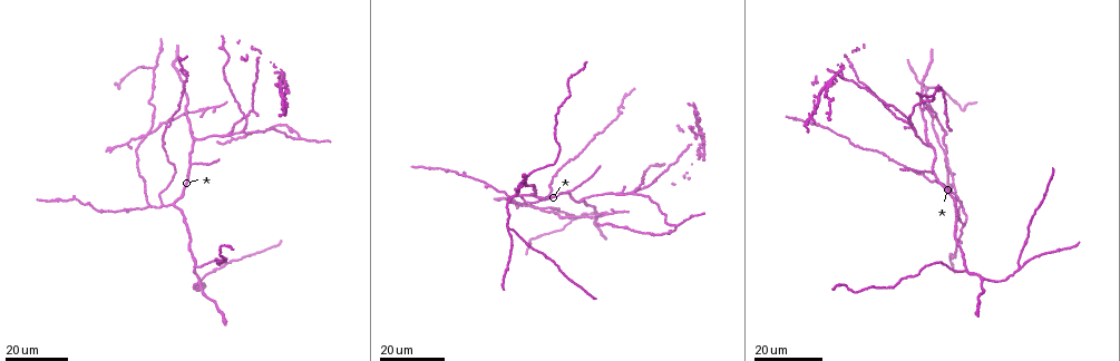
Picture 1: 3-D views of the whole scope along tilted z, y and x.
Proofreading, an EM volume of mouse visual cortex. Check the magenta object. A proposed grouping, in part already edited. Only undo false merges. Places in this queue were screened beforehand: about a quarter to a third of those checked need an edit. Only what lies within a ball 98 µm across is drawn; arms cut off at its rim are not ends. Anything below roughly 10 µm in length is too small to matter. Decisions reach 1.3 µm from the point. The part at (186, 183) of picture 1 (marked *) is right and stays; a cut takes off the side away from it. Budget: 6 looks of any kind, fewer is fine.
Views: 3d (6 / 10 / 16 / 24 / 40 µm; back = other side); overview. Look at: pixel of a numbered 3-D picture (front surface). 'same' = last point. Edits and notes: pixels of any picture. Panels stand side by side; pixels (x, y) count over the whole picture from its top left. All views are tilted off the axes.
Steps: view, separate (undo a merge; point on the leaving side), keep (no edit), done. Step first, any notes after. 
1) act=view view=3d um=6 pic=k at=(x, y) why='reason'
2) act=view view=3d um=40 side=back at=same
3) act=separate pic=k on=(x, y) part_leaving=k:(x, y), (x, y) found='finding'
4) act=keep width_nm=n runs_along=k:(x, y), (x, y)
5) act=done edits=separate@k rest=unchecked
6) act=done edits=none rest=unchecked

act=view view=3d um=24 pic=1 at=(528, 196) why='a fork'

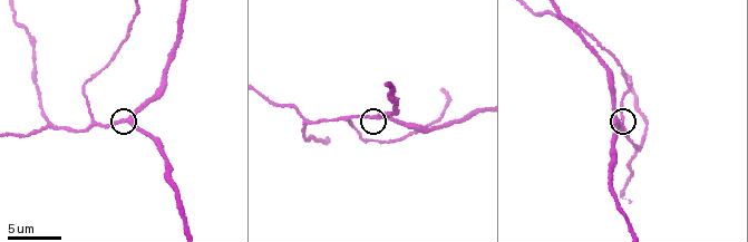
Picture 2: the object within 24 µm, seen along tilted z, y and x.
act=view view=3d um=6 pic=2 at=(126, 121)

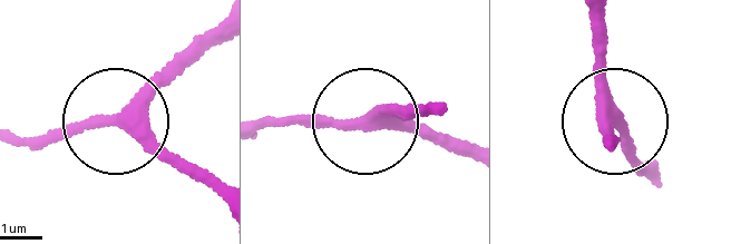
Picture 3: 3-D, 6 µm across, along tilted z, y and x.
act=view view=3d um=6 side=back pic=3 at=(119, 120)

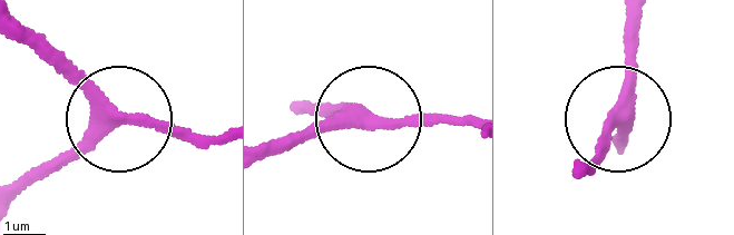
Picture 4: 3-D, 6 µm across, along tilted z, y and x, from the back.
act=keep side_arm_um=84 runs_along=4:(17, 28), (107, 118), (40, 175) found='continuous, no second neuron'

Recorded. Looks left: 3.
act=view view=3d um=24 pic=1 at=(195, 136) why='four arms meet'

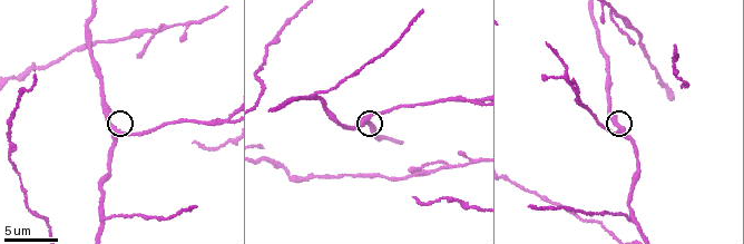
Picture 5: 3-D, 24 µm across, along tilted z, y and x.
act=view view=3d um=6 pic=5 at=(365, 120) why='zoom in'

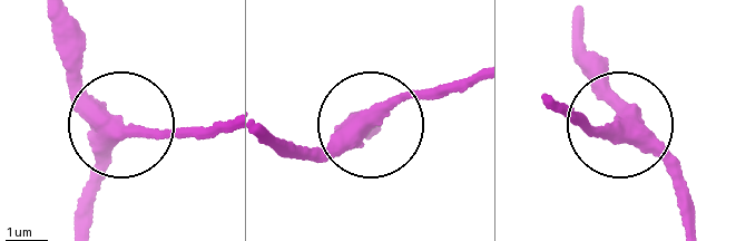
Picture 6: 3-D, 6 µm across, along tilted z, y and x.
act=keep arms=4 runs_along=6:(690, 227), (686, 186), (590, 84) found='one neuron here'

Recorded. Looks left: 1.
act=view view=3d um=16 pic=5 at=(475, 101) why='branch point'

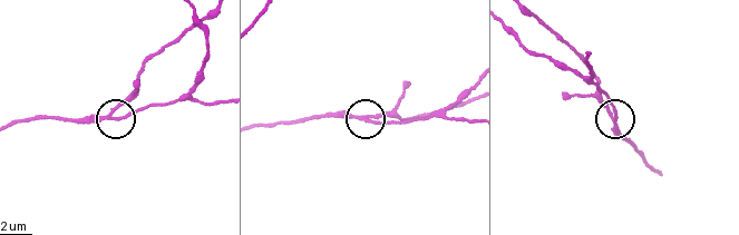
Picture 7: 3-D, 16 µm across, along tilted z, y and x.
act=keep arms=3 runs_along=7:(259, 124), (347, 115), (378, 123), (417, 119) found='one neuron here'

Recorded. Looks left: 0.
act=done edits=none rest=unchecked

